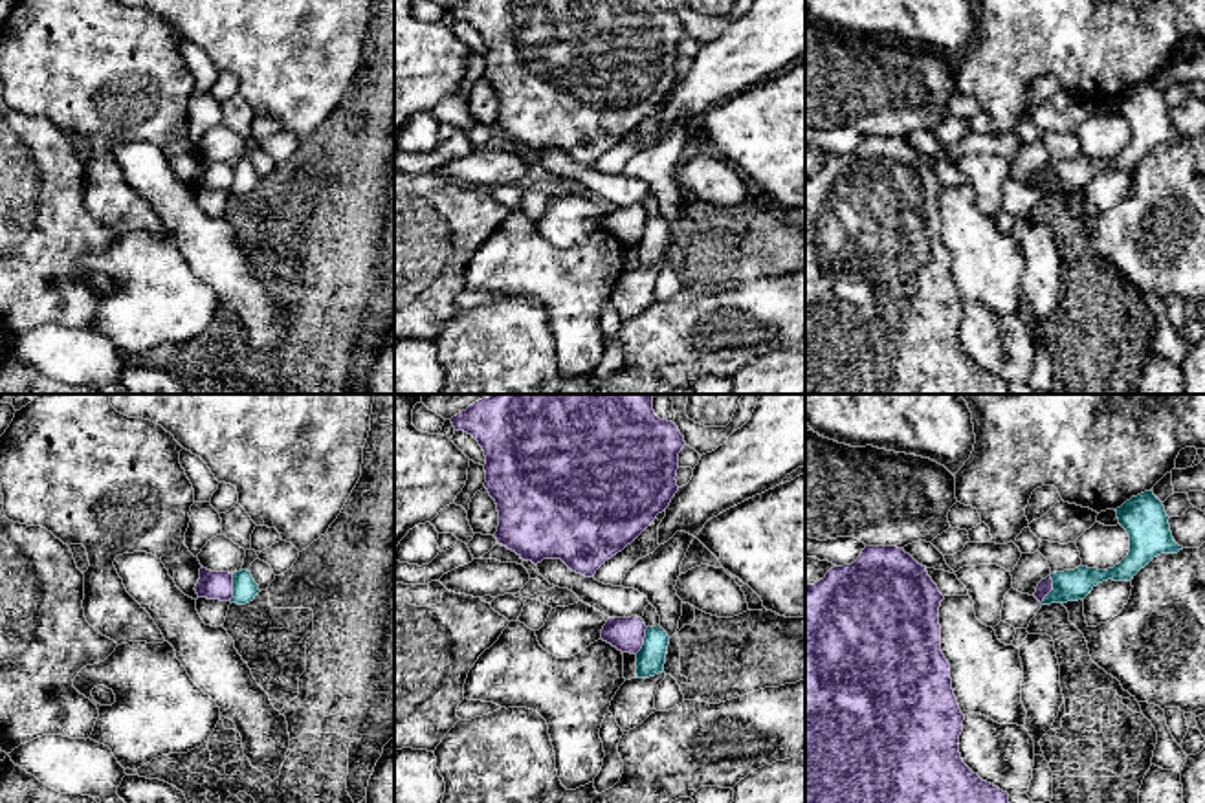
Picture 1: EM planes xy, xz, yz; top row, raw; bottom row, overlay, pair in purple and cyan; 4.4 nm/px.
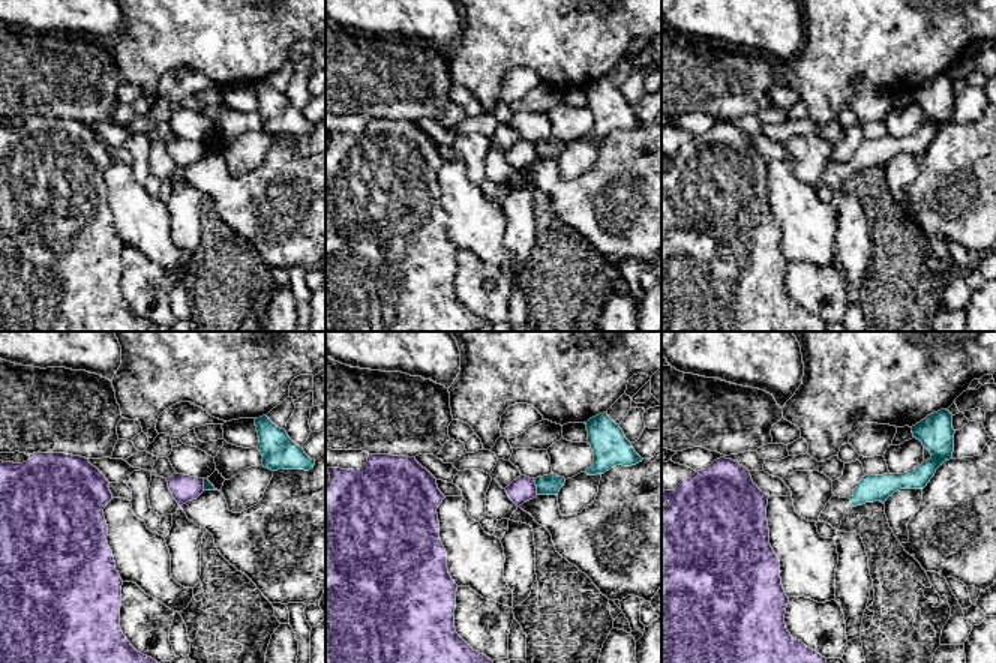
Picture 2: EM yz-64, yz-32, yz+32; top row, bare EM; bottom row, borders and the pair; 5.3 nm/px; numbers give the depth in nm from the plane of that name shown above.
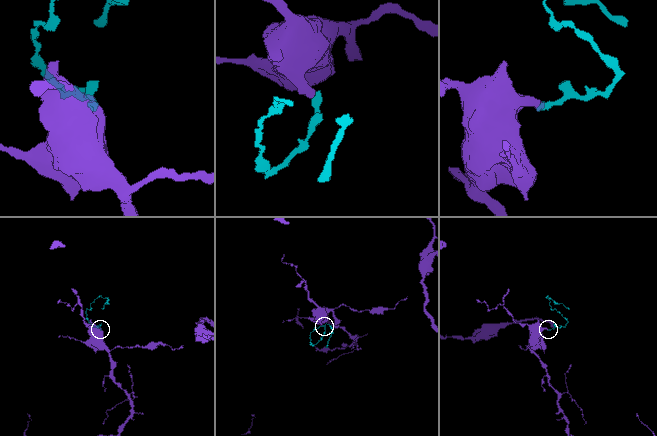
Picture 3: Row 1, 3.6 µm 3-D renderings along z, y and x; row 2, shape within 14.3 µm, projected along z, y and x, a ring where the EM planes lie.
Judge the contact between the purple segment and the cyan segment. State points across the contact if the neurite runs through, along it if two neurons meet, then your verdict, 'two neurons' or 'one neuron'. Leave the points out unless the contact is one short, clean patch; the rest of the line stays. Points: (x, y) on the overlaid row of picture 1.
border along yz (1051, 574), (1051, 591), (1040, 602); two neurons

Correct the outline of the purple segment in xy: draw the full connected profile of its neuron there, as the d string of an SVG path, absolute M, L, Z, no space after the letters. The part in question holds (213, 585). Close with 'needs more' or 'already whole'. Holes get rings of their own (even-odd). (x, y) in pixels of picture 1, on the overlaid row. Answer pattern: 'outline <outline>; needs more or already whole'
outline M200 568L200 579L194 587L198 598L231 601L233 598L233 574L229 572L211 572Z; already whole

